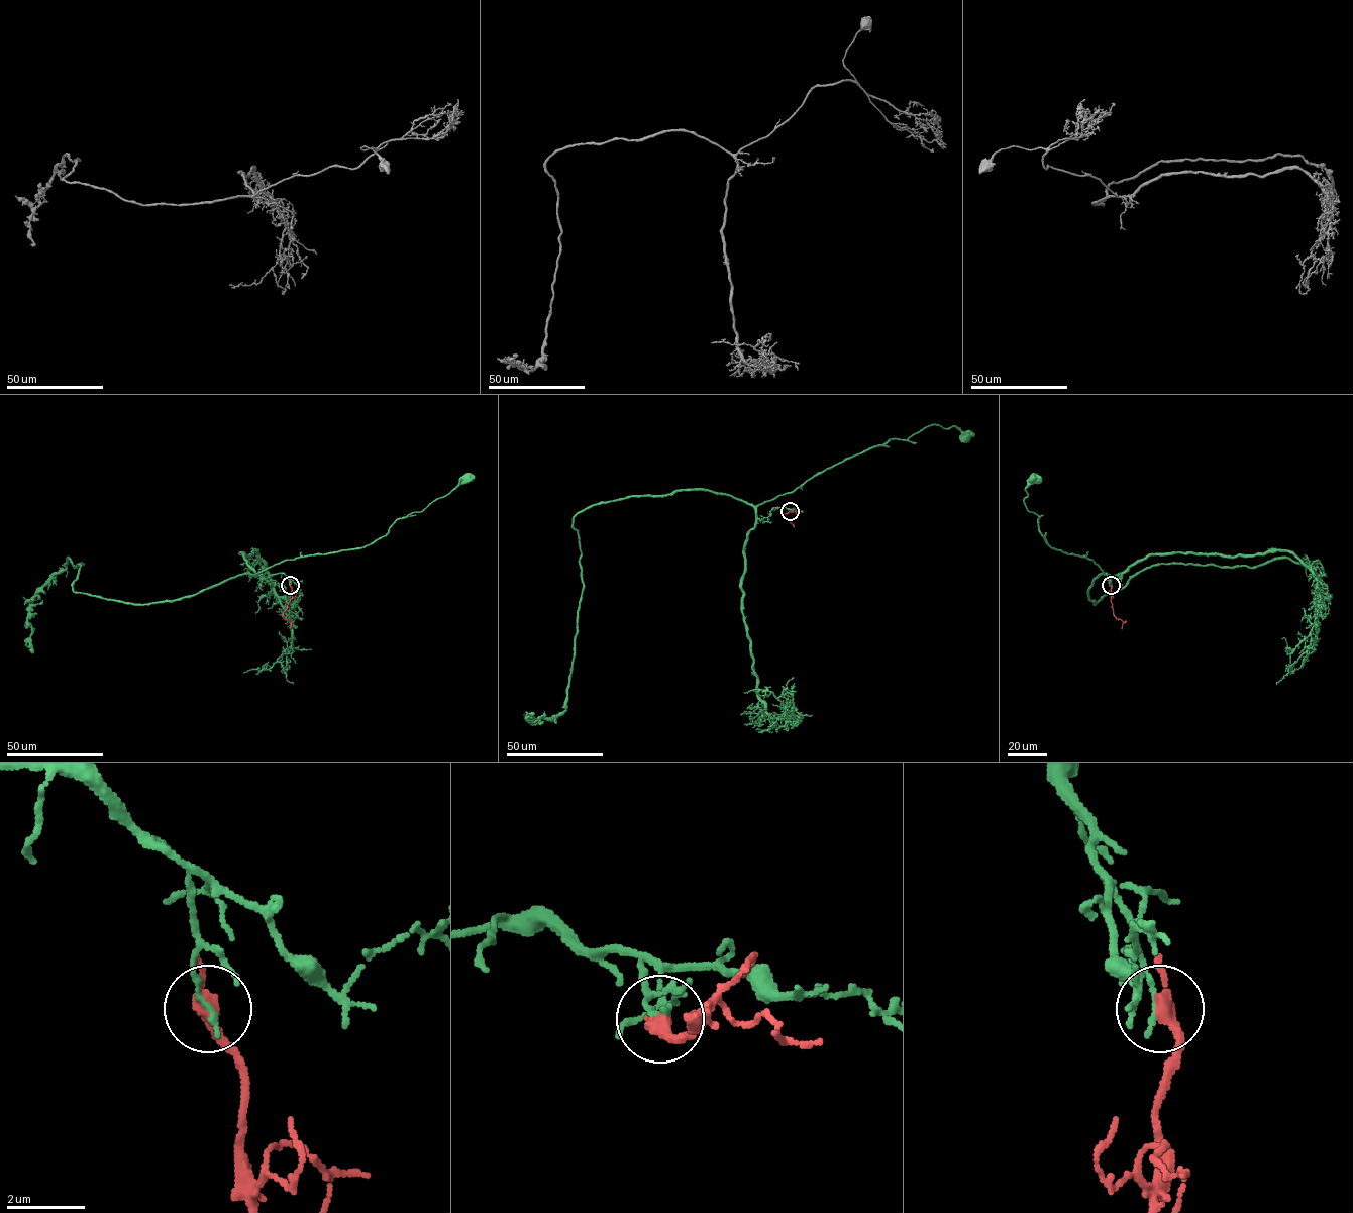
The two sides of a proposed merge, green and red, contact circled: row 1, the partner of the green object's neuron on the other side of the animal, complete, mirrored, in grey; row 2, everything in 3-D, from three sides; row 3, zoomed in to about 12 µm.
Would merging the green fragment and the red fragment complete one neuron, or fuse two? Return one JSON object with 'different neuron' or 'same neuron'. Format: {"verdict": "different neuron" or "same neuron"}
{"verdict": "different neuron"}

